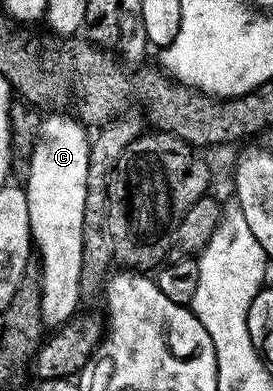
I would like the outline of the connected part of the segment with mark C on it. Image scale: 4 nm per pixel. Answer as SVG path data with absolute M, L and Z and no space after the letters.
M71 115L42 116L29 147L31 160L27 163L25 182L31 237L39 260L41 317L51 329L58 329L75 318L80 310L79 295L84 294L81 269L91 139L88 128Z

